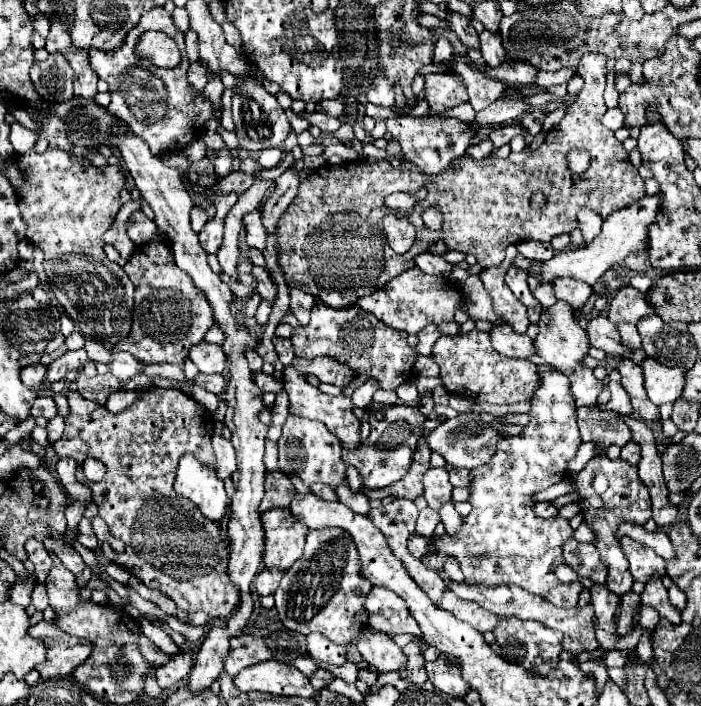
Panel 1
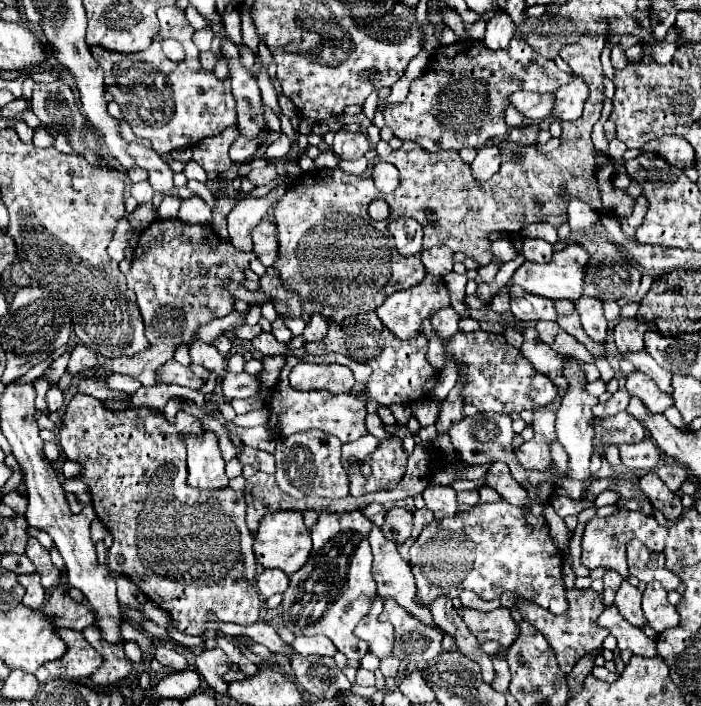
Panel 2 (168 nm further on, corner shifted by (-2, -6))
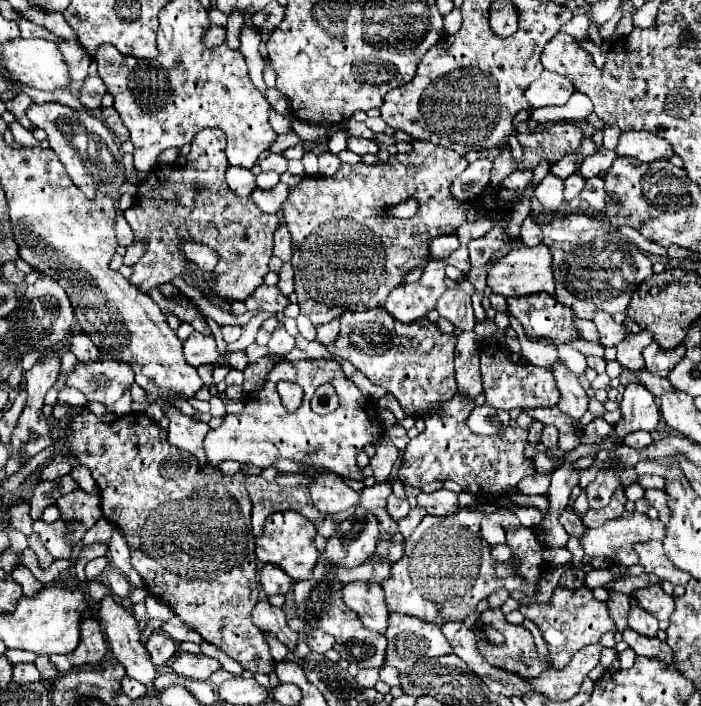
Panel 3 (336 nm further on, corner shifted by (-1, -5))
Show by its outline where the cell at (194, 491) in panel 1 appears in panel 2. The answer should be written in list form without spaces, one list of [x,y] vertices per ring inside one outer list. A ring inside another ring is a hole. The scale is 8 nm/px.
[[[203,431],[201,435],[183,433],[181,439],[187,447],[189,485],[199,489],[225,489],[229,479],[225,475],[225,461],[219,453],[217,435]]]

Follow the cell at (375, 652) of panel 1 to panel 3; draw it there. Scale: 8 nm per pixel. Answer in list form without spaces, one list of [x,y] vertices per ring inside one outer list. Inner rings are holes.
[[[350,582],[344,586],[344,602],[362,620],[364,628],[384,634],[388,628],[388,606],[382,586],[366,582]]]

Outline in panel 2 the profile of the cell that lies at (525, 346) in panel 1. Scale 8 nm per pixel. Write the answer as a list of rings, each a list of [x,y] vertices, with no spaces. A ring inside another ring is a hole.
[[[527,327],[525,333],[523,333],[525,341],[521,345],[521,355],[525,359],[529,359],[537,371],[545,373],[555,387],[559,387],[559,397],[565,395],[569,383],[567,383],[567,377],[563,375],[565,367],[563,367],[563,355],[555,353],[549,345],[545,343],[539,343],[537,341],[537,331],[533,327]]]

